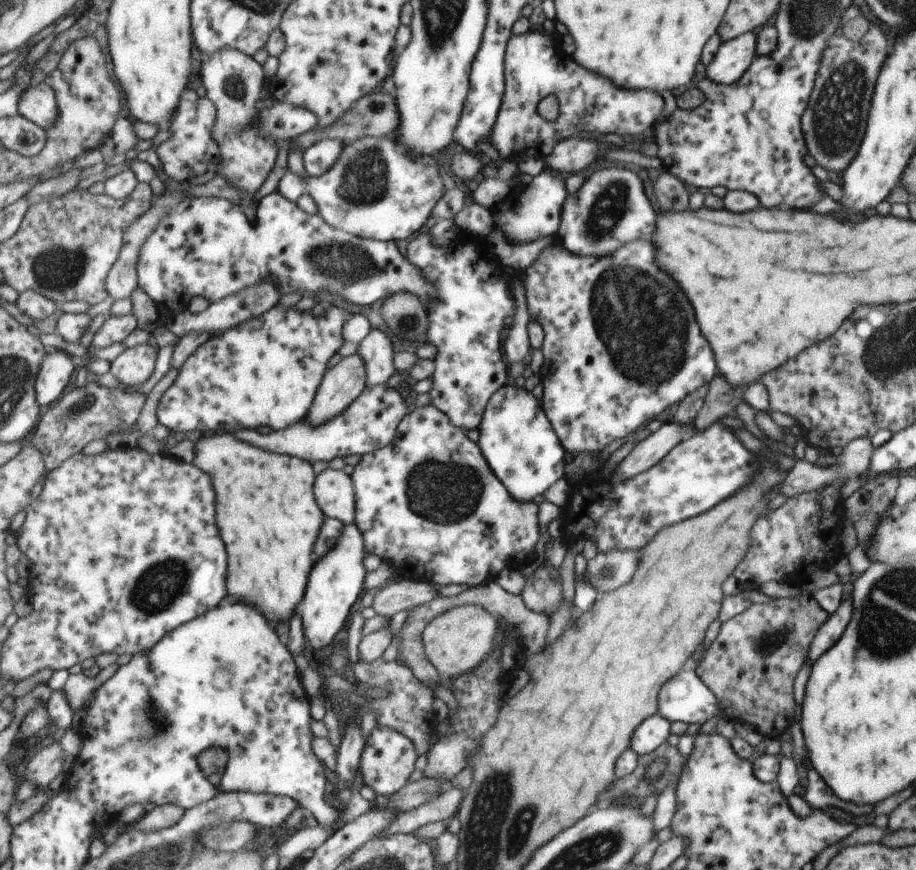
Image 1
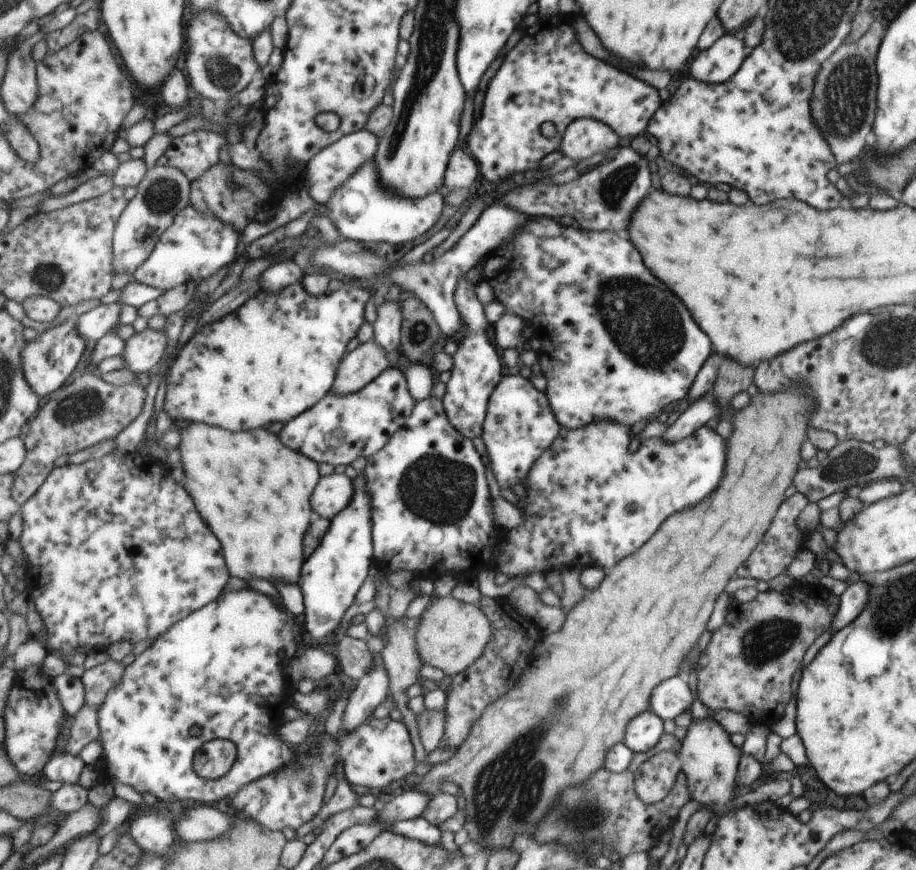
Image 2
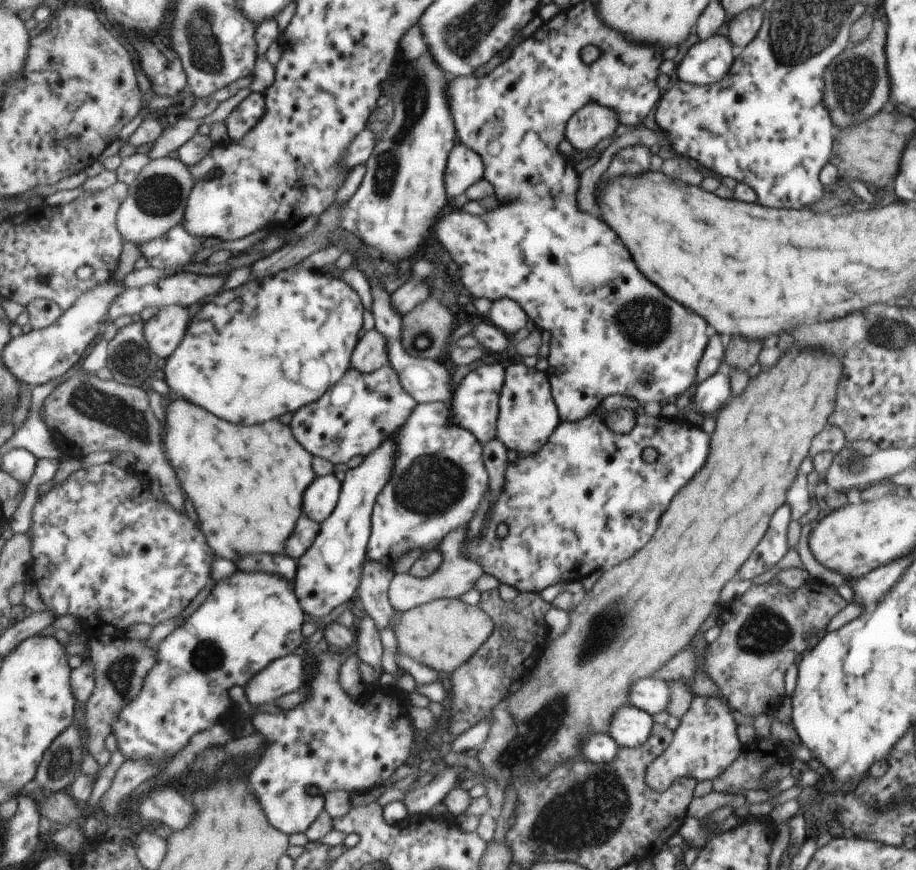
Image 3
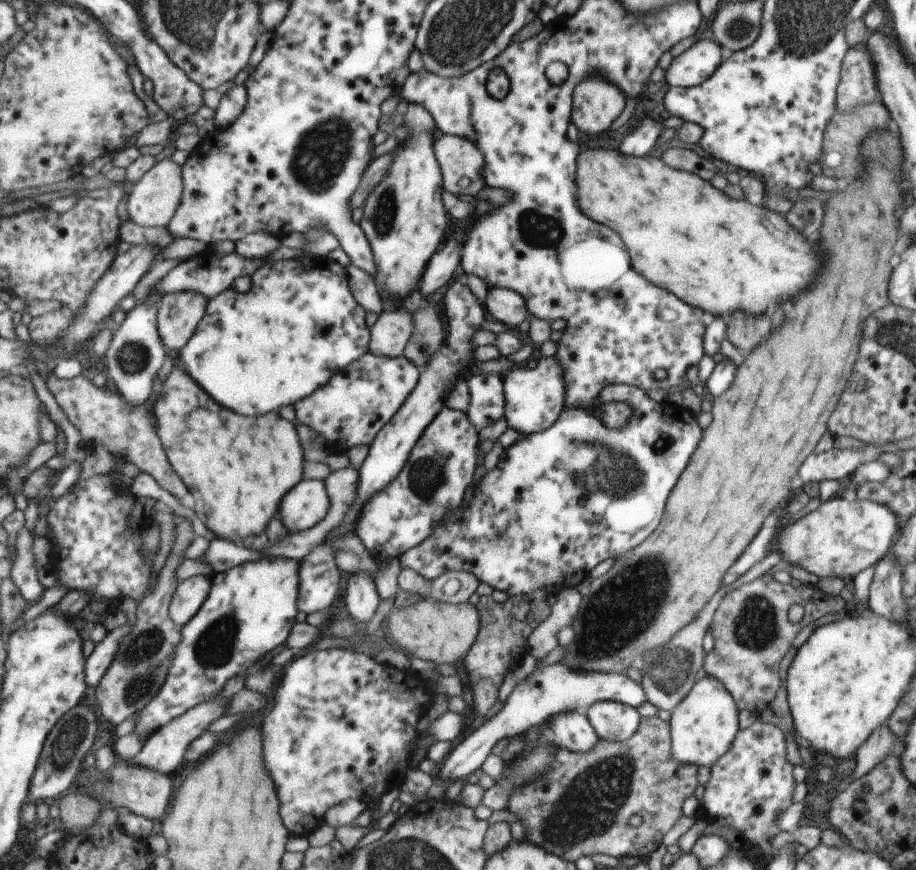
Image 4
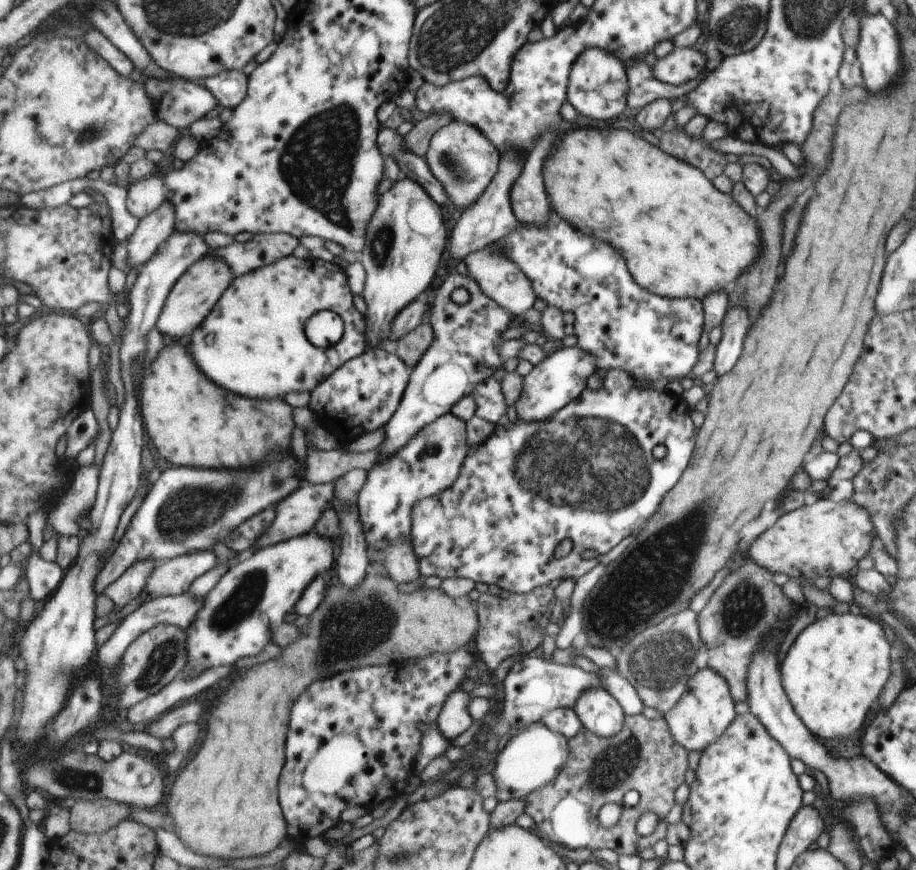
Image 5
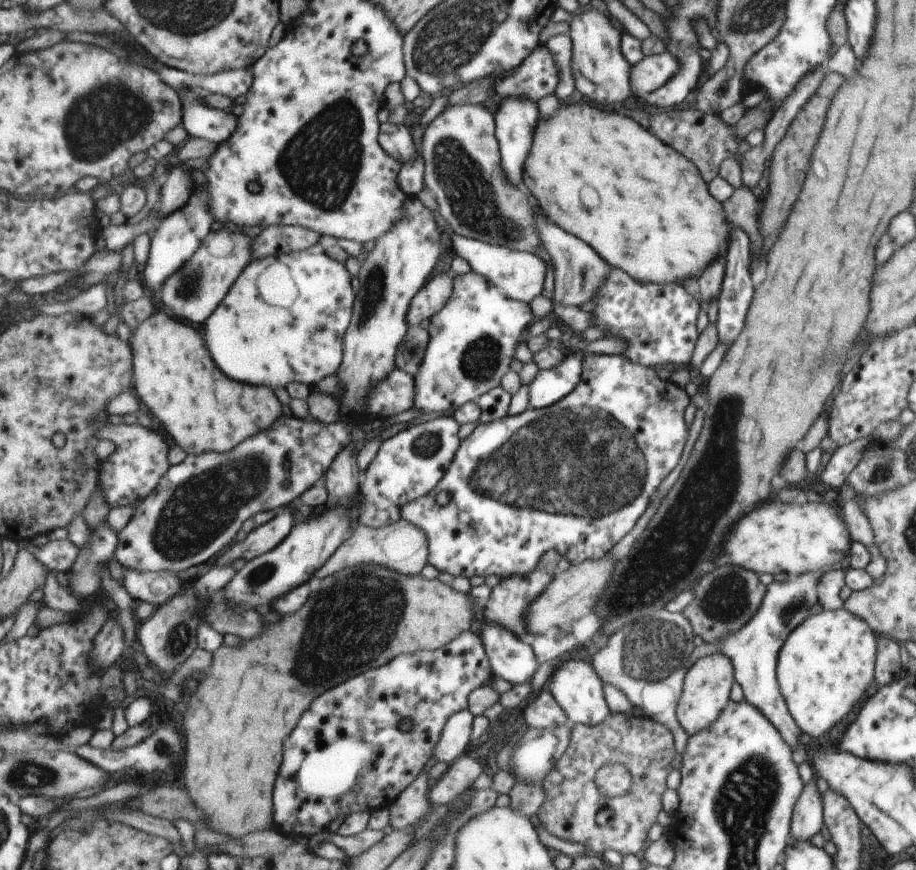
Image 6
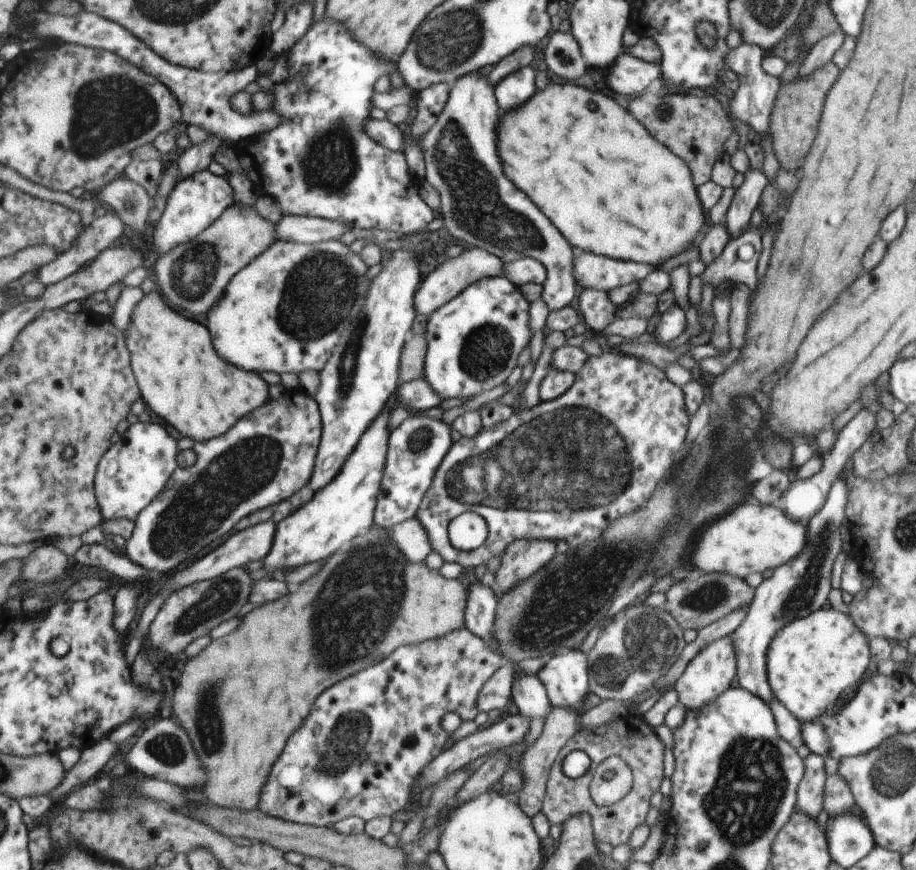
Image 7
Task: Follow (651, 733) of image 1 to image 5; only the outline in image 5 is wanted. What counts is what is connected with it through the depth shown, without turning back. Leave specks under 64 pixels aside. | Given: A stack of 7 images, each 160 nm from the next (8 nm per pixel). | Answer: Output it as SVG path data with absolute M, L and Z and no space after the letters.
M589 687L572 708L586 730L605 739L617 735L624 727L625 714L618 702L601 687Z

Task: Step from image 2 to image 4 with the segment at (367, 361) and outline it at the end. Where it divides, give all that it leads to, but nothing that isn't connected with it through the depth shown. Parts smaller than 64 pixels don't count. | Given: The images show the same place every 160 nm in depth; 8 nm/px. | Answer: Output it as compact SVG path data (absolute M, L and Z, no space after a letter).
M409 310L385 311L371 327L369 352L385 358L401 357L411 339L412 329Z

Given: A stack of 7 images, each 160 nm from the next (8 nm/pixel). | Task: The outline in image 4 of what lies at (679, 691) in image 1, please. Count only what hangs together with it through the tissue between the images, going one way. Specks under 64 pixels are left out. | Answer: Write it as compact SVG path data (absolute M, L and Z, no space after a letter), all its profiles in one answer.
M555 662L529 672L523 682L519 682L503 703L503 707L487 721L481 721L469 736L465 736L460 744L443 759L439 776L447 783L457 780L465 781L471 772L479 769L490 754L493 746L503 738L511 738L521 734L533 726L550 719L552 715L566 711L577 711L585 716L591 704L603 701L614 701L631 706L633 709L647 701L643 688L627 676L619 673L585 672L579 668L571 668Z

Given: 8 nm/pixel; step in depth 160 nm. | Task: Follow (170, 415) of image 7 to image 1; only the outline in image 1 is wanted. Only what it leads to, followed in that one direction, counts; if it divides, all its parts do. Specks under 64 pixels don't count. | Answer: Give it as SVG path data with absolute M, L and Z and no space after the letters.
M213 434L197 441L195 464L213 476L213 486L217 492L217 524L221 528L221 538L229 544L229 592L257 604L261 612L269 616L271 624L287 622L297 614L297 606L306 594L309 572L313 568L313 544L317 542L325 514L321 512L313 488L316 488L317 474L310 461L265 452L257 446L247 446L247 442L235 438L233 434Z

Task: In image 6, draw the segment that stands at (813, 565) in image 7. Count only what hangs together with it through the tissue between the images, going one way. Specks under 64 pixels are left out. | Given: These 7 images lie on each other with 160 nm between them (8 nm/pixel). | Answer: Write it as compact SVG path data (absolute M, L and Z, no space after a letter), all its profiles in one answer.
M817 569L798 575L788 575L783 581L771 581L766 586L756 614L747 623L737 630L724 634L719 640L712 643L703 641L699 646L694 646L683 661L684 668L687 670L697 659L707 656L708 653L721 653L728 656L735 669L735 680L742 688L743 699L757 707L762 715L777 728L785 742L793 748L801 732L791 718L779 692L775 678L776 658L787 635L808 617L809 610L815 606L818 600L816 586L823 573L826 572Z

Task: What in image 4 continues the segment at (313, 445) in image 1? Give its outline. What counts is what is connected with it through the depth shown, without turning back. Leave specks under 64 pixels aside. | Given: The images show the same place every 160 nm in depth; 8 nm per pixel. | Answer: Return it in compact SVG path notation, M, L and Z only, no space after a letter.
M367 352L356 363L341 371L330 384L325 384L325 387L297 404L297 416L301 420L299 423L323 439L327 449L333 448L329 442L345 444L345 450L361 445L370 447L404 407L409 392L417 382L418 372L404 355L385 358Z

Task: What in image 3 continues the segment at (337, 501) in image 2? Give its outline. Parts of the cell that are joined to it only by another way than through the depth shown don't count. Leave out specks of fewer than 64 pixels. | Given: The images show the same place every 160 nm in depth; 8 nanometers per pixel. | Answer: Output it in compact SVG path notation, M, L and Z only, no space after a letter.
M335 472L317 477L309 486L309 492L305 492L303 512L315 522L325 523L325 520L328 520L329 516L336 511L341 490L343 490L343 484Z

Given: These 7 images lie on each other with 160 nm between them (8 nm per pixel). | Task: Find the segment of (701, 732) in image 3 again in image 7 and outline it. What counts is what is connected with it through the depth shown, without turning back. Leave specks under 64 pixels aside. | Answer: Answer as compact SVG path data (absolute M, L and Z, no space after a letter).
M729 635L703 645L691 660L685 665L683 672L672 684L680 706L685 709L701 708L716 699L729 688L731 678L736 674L736 653Z

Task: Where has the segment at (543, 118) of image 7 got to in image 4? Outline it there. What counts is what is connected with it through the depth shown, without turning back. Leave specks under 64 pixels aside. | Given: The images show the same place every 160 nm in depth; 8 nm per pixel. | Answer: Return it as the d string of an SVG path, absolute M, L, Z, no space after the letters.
M611 148L583 150L577 156L577 204L581 204L581 210L585 212L585 216L589 216L589 220L593 220L597 224L605 224L607 228L613 228L613 232L617 232L617 236L621 236L621 240L625 240L625 248L629 248L629 256L633 256L633 269L637 268L636 272L640 273L649 284L656 285L666 292L673 292L673 296L681 296L680 300L685 304L709 312L711 318L719 316L719 318L726 319L725 314L731 314L735 310L743 310L749 314L761 314L769 306L773 306L781 300L783 302L789 300L793 294L797 294L799 290L809 286L809 282L815 278L815 272L821 262L821 258L817 256L819 252L811 244L807 244L793 228L789 228L789 224L775 212L769 212L764 207L749 204L745 200L731 200L722 191L715 190L709 181L703 182L699 176L683 172L683 170L673 170L673 168L665 166L659 158L651 158L651 156L633 158L633 156L623 156Z

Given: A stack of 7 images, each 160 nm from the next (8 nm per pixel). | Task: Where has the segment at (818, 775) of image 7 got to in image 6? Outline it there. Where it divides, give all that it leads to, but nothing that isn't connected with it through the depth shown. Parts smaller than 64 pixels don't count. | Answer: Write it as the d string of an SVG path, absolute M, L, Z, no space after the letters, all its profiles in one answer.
M816 777L808 781L796 800L792 816L792 836L790 836L792 840L790 843L809 841L811 836L819 832L823 826L822 797L815 787L815 781Z

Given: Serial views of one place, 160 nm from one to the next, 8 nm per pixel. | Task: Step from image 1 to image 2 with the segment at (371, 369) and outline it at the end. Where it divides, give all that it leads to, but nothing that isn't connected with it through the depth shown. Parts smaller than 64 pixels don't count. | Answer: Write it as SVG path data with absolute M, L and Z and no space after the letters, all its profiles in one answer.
M385 301L378 308L378 320L374 323L375 341L388 350L390 366L398 366L402 342L402 325L404 322L404 309L400 302Z

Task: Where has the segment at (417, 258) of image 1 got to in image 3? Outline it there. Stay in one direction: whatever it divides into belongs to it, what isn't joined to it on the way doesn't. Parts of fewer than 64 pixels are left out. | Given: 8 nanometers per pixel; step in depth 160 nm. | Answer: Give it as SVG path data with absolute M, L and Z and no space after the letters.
M497 357L489 364L481 364L481 366L471 370L463 378L457 387L451 392L451 424L459 426L467 432L471 432L473 437L481 444L488 443L489 440L496 436L495 420L499 416L499 392L505 380L505 364L501 364Z

